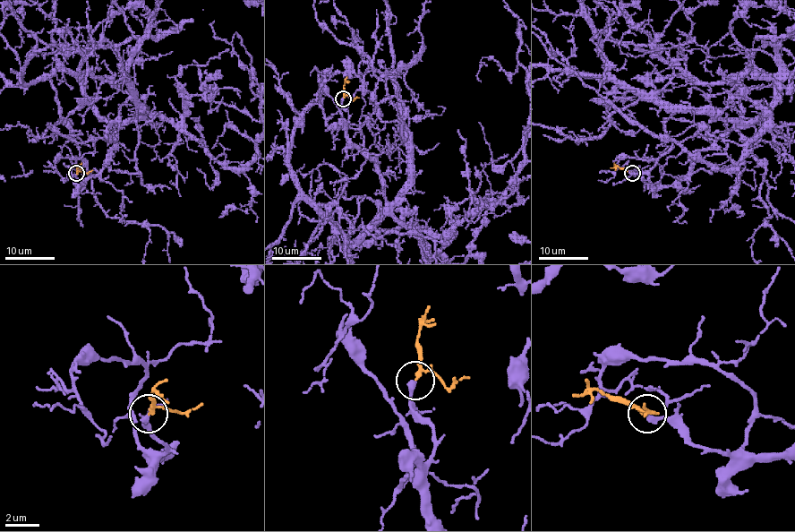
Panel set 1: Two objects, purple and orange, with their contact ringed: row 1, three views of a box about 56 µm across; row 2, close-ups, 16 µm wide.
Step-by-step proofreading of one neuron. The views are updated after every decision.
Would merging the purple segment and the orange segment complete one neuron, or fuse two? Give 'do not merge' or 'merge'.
merge

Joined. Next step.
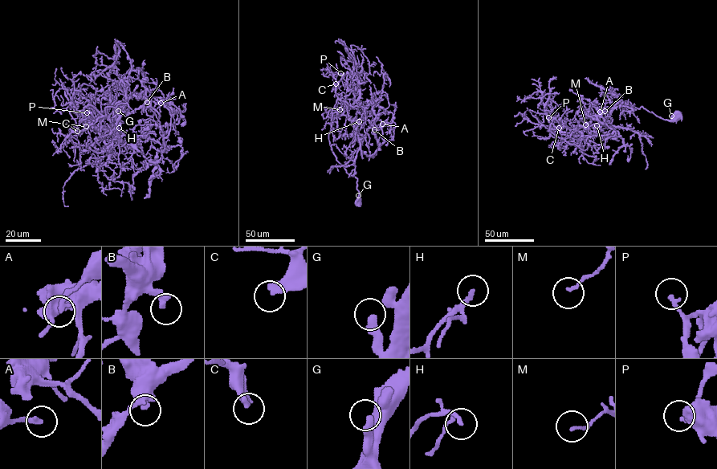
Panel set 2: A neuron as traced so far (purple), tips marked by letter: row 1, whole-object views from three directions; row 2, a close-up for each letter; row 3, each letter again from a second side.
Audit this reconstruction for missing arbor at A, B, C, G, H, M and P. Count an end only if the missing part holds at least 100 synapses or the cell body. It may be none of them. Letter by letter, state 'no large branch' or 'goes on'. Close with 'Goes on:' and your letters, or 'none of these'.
A: no large branch
B: no large branch
C: goes on
G: no large branch
H: no large branch
M: no large branch
P: no large branch
Goes on: C

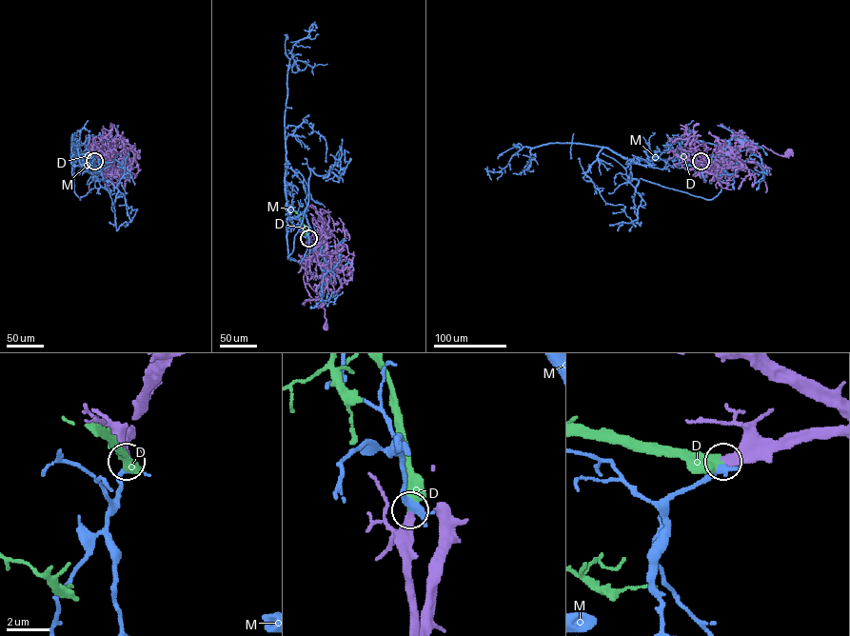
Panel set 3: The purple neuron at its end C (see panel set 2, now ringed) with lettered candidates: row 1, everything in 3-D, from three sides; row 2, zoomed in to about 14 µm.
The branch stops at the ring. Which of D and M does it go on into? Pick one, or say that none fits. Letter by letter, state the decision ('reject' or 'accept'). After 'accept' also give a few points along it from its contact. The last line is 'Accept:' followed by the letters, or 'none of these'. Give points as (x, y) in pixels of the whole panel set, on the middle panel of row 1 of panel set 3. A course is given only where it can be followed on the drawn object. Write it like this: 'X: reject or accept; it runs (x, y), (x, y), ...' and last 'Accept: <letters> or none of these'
D: accept; it runs (308, 238), (294, 210)
M: reject
Accept: D

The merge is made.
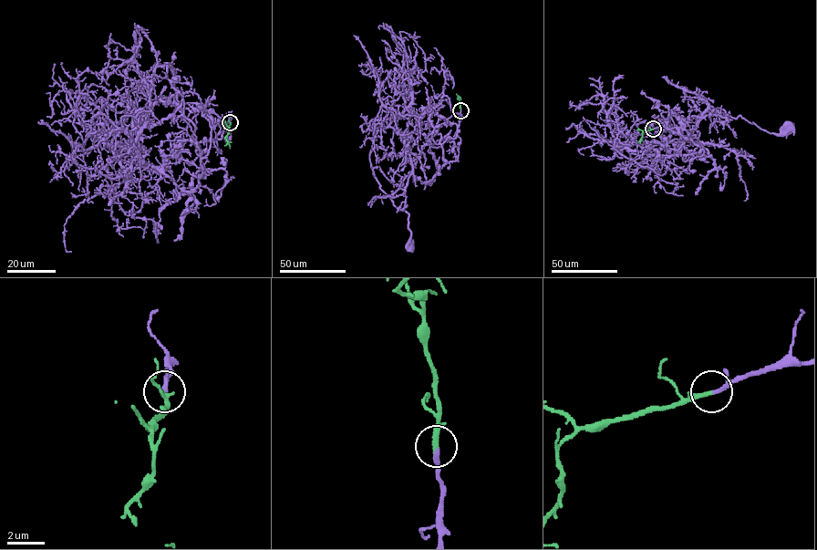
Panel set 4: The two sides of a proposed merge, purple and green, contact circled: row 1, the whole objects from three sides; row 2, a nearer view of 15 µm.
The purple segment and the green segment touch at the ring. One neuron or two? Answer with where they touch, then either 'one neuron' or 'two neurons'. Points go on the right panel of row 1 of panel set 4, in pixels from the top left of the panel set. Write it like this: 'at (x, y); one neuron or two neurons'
at (653, 129); one neuron

